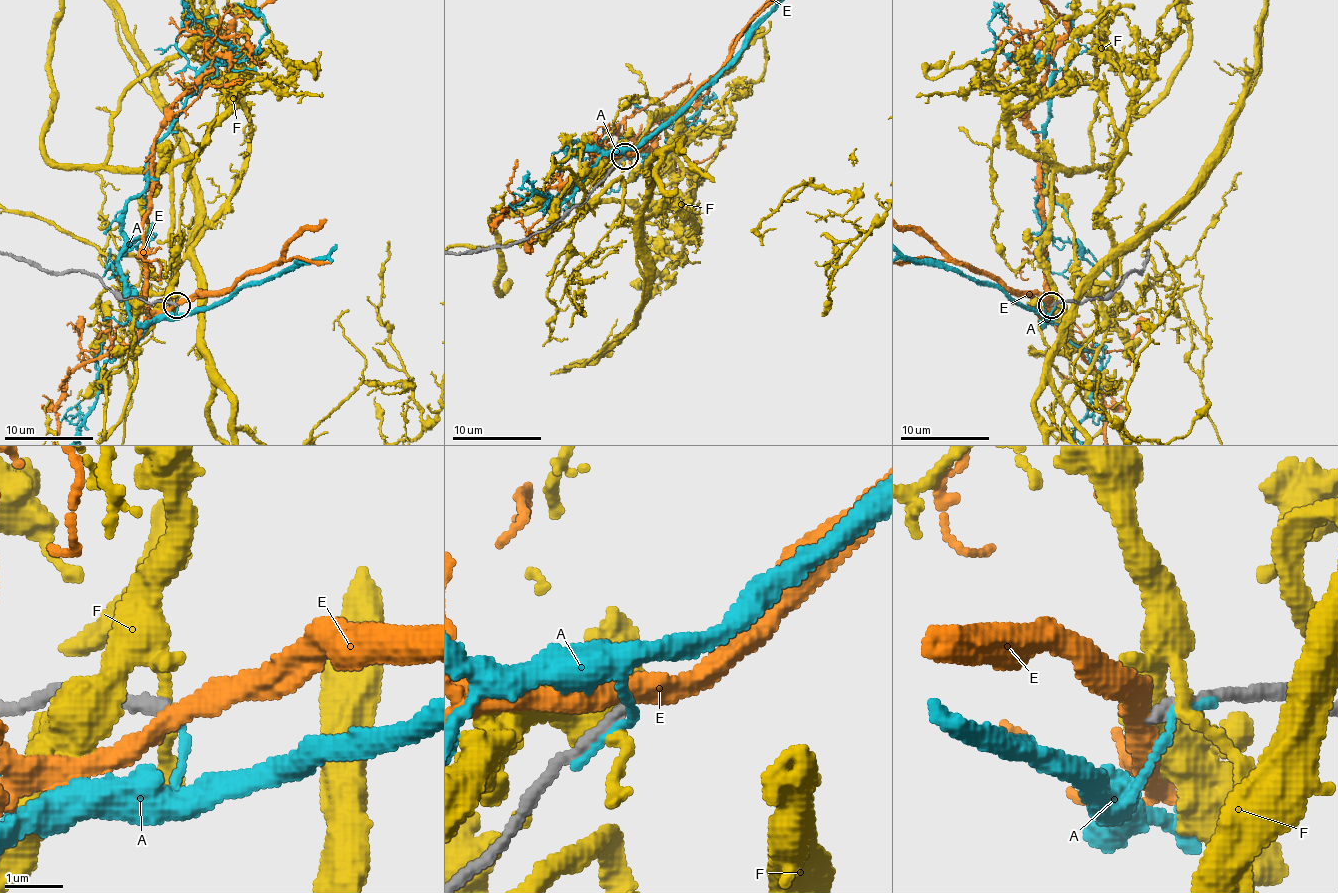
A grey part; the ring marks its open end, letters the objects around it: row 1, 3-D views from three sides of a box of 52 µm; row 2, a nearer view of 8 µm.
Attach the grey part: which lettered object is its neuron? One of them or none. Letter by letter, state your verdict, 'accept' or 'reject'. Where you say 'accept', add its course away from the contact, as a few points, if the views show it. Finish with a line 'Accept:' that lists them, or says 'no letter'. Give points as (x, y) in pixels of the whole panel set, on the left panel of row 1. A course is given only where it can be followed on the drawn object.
A: reject
E: reject
F: reject
Accept: no letter

